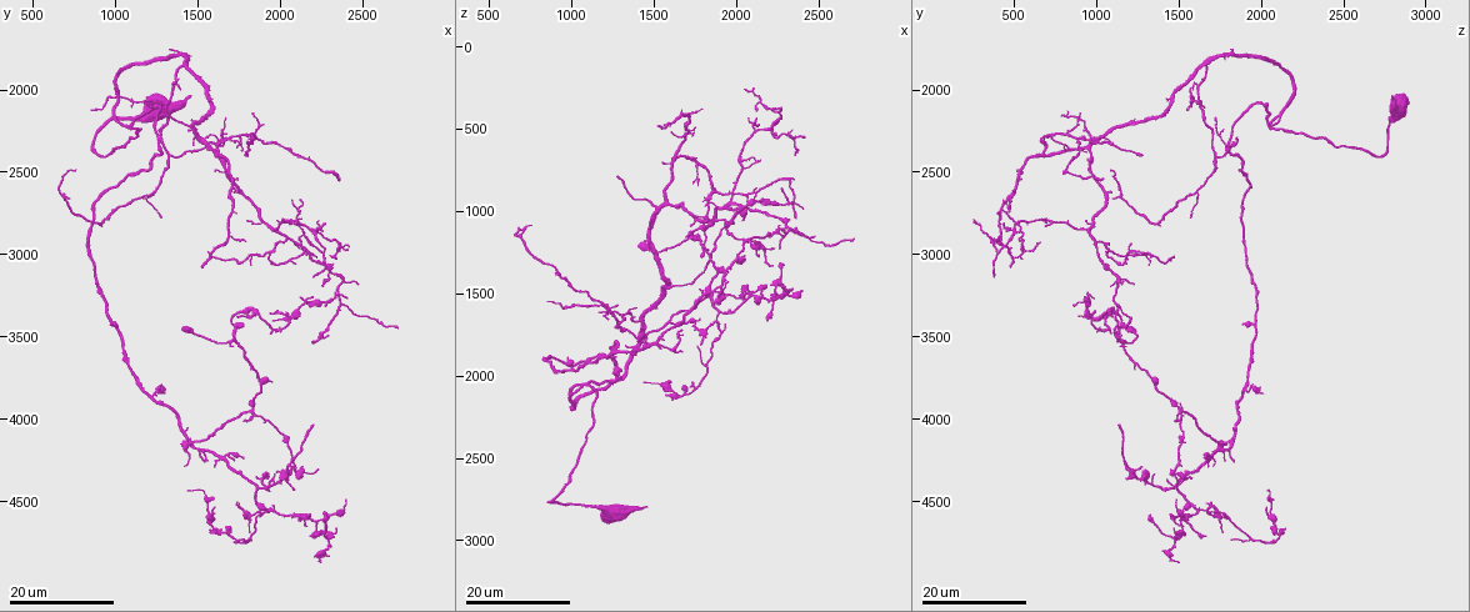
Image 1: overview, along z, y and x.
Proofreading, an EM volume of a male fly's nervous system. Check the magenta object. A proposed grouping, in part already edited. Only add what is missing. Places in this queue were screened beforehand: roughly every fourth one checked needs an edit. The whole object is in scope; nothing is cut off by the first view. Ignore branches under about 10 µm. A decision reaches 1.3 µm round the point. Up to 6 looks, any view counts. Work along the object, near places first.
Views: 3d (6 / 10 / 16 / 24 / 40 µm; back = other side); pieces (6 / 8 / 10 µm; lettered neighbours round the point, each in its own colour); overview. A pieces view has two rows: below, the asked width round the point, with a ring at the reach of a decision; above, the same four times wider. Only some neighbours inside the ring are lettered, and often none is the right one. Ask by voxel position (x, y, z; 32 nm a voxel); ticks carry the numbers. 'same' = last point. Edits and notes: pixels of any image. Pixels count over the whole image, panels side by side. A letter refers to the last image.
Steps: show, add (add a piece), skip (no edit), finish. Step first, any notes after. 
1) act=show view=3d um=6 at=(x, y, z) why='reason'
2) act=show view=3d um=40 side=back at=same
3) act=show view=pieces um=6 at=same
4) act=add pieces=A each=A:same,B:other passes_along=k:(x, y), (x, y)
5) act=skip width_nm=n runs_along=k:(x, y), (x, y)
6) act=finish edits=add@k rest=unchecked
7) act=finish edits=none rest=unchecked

act=show view=3d um=16 at=(1700, 4680, 2060) why='free end'

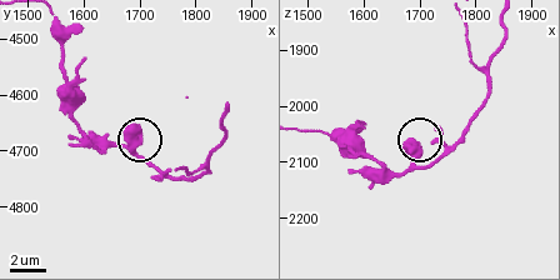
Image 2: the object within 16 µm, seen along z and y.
act=show view=pieces um=10 at=(1685, 4665, 2060) why='see the neighbours'

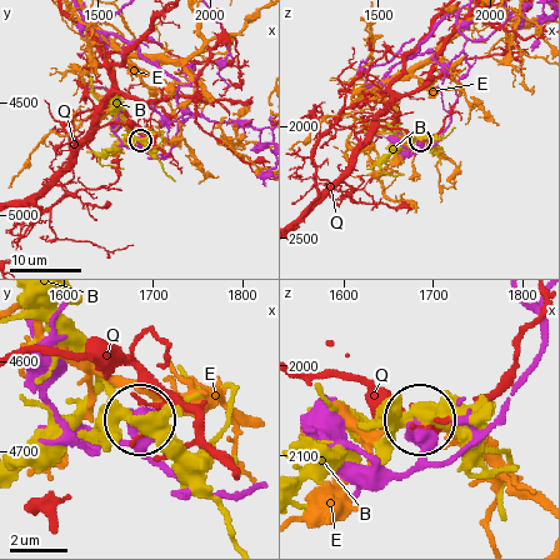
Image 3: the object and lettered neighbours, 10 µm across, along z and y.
act=skip width_nm=600 each=B:other,E:other,Q:other runs_along=3:(465, 60), (449, 125), (425, 150), (420, 140) found='none of them fits'

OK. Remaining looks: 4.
act=show view=3d um=16 at=(2180, 4600, 1460) why='branch stops here'

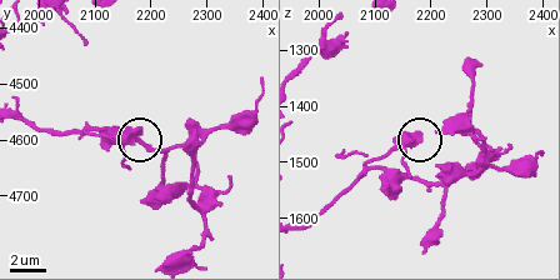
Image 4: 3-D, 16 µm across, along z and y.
act=show view=3d um=6 at=(2170, 4585, 1455)

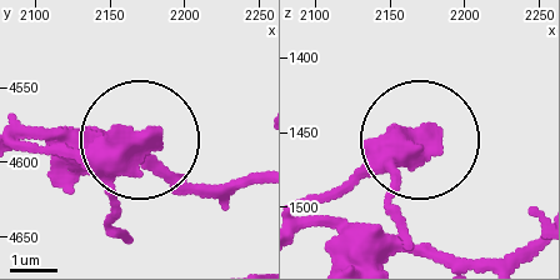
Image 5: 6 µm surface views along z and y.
act=show view=pieces um=8 at=(2176, 4582, 1452)

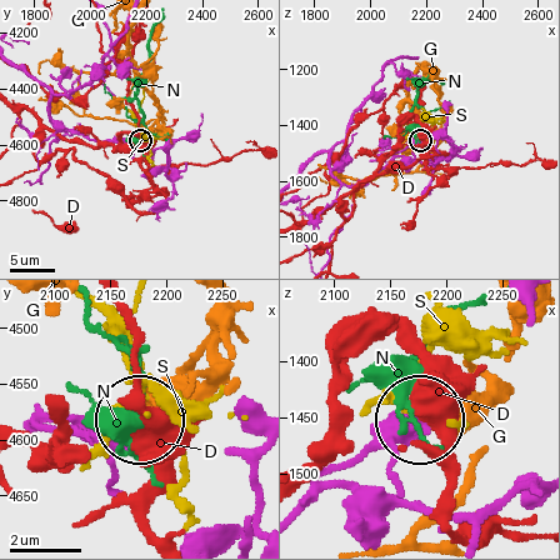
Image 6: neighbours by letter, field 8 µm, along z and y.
act=skip width_nm=410 each=D:other,G:other,N:other,S:other found='none of them fits'

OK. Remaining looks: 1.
act=finish edits=none rest=unchecked

